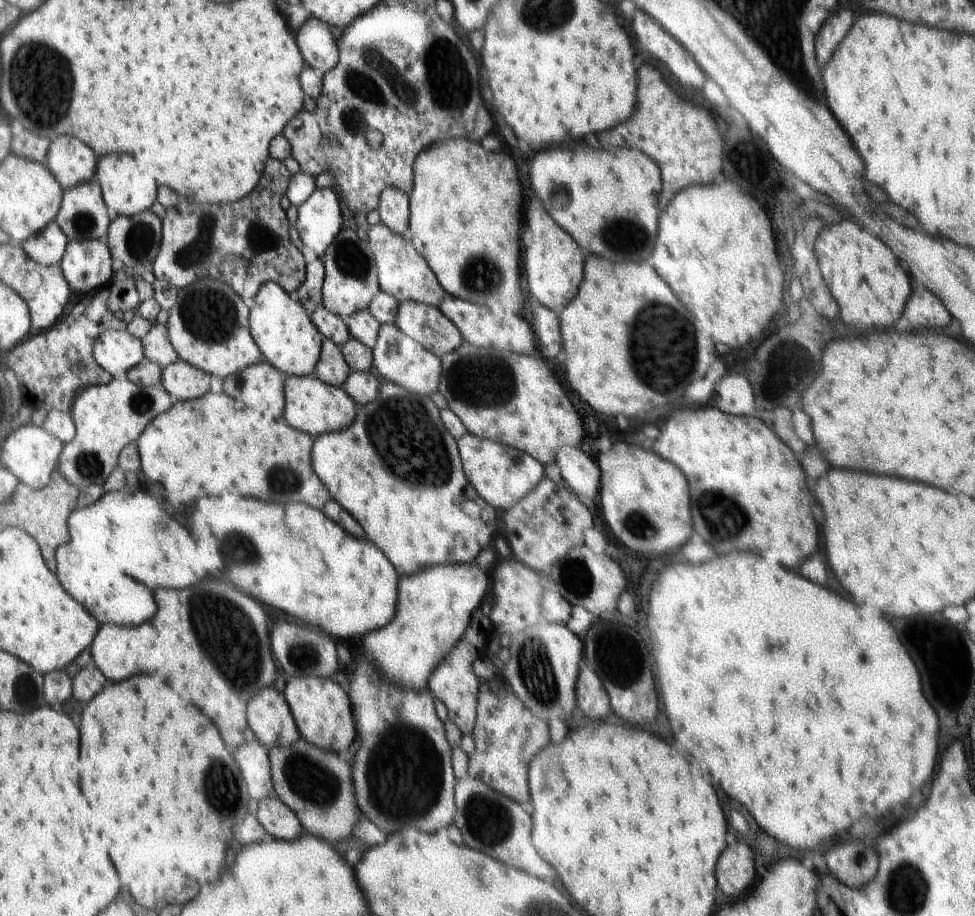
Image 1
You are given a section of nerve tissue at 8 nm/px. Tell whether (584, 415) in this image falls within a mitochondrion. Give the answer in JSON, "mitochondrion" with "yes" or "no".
{"mitochondrion":"no"}

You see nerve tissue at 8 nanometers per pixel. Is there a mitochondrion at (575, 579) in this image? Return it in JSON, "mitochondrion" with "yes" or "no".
{"mitochondrion":"yes"}

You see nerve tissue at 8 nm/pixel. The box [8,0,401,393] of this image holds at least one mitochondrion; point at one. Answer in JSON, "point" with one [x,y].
{"point":[37,67]}

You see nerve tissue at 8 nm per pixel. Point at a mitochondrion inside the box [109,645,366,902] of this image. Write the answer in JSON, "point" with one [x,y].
{"point":[311,781]}

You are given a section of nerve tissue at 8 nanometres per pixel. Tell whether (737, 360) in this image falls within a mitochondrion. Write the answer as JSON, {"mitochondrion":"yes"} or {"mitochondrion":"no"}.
{"mitochondrion":"no"}

